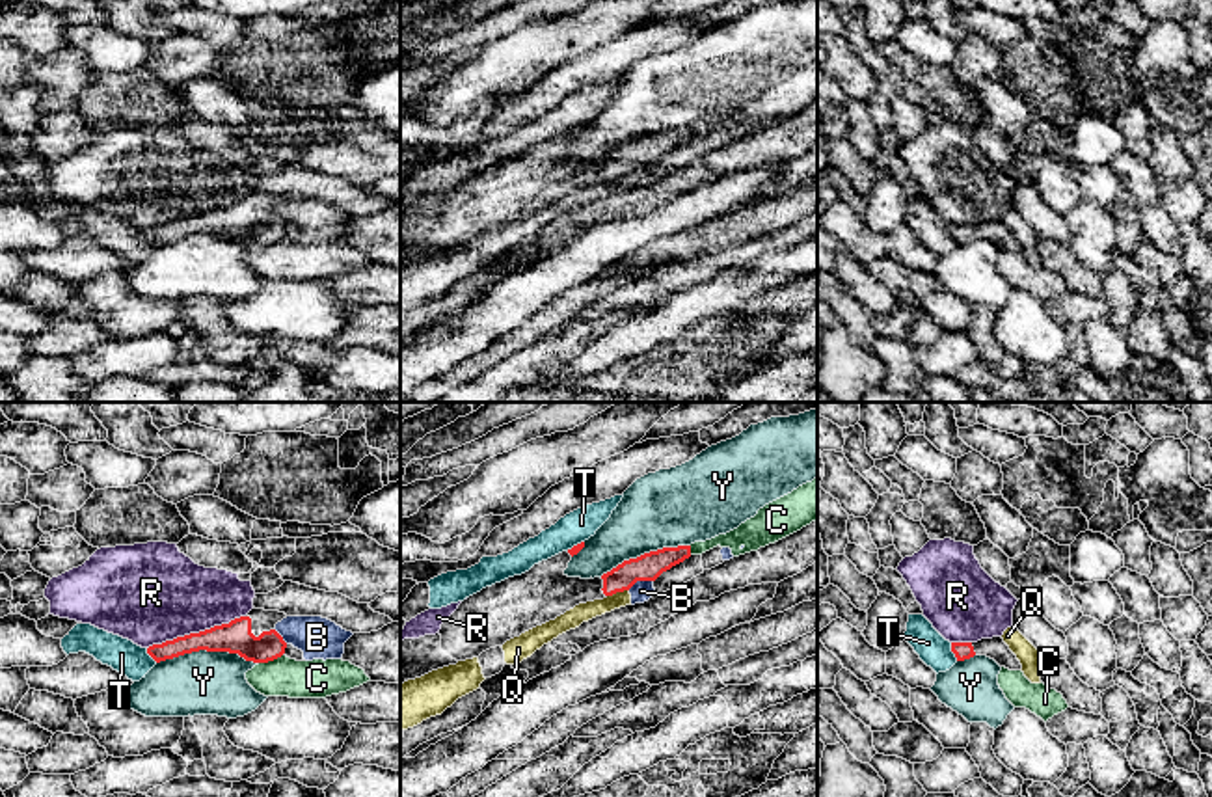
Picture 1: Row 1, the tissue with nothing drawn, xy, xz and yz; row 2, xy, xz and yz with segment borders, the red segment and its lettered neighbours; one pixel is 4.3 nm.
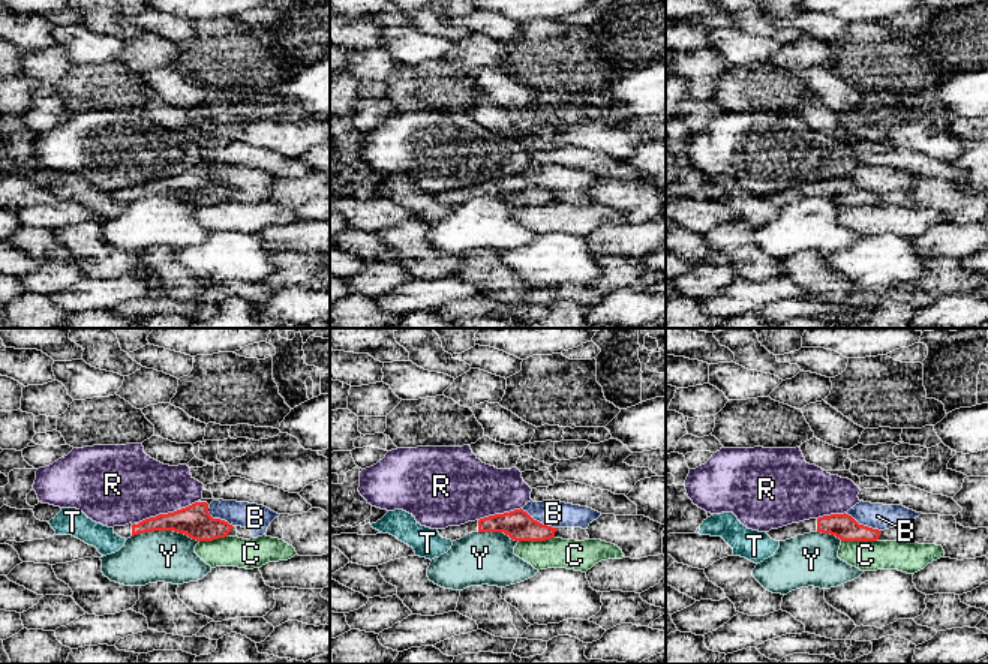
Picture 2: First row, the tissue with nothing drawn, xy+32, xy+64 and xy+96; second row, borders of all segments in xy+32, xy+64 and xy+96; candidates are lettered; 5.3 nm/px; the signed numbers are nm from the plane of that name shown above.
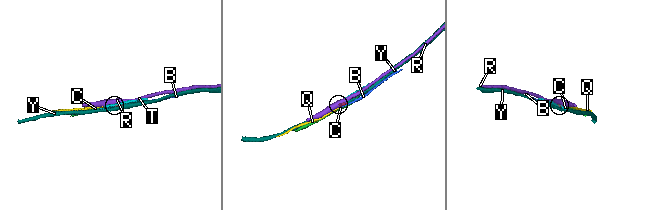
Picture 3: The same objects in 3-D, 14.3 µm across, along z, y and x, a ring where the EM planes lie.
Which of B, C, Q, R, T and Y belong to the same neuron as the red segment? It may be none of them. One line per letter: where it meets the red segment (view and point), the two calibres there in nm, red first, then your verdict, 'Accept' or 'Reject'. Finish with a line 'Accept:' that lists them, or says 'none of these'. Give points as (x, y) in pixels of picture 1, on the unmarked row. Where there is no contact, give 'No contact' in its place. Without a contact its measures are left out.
B: Touches red at xz (639, 162). Thickness 120 nm (red) against 90 nm. Reject
C: Touches red at xy (270, 243). Thickness 140 nm (red) against 170 nm. Reject
Q: Touches red at xz (617, 174). Thickness 120 nm (red) against 90 nm. Reject
R: Touches red at xy (196, 216). Thickness 140 nm (red) against 420 nm. Reject
T: Touches red at yz (954, 235). Thickness 80 nm (red) against 140 nm. Reject
Y: Touches red at xy (207, 233). Thickness 140 nm (red) against 280 nm. Reject
Accept: none of these

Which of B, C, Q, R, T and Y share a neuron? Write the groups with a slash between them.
B Q / C / R / T / Y

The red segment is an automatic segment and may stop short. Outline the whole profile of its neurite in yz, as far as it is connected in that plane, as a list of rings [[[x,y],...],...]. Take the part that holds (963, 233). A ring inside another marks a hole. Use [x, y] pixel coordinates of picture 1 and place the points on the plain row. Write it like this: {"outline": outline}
{"outline": [[[1002,220],[981,222],[977,225],[951,225],[951,235],[957,244],[970,242],[974,238],[987,238],[994,242],[1000,250],[1009,253],[1020,253],[1022,248],[1017,238],[1009,233]]]}

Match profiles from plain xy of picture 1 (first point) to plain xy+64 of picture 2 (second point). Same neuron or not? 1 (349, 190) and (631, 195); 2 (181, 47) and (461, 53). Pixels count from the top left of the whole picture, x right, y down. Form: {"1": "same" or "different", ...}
{"1": "different", "2": "same"}

